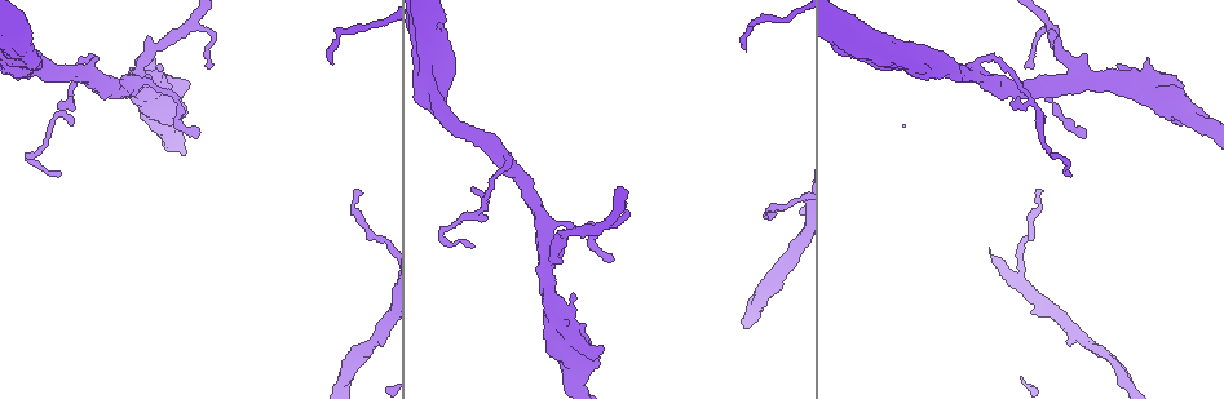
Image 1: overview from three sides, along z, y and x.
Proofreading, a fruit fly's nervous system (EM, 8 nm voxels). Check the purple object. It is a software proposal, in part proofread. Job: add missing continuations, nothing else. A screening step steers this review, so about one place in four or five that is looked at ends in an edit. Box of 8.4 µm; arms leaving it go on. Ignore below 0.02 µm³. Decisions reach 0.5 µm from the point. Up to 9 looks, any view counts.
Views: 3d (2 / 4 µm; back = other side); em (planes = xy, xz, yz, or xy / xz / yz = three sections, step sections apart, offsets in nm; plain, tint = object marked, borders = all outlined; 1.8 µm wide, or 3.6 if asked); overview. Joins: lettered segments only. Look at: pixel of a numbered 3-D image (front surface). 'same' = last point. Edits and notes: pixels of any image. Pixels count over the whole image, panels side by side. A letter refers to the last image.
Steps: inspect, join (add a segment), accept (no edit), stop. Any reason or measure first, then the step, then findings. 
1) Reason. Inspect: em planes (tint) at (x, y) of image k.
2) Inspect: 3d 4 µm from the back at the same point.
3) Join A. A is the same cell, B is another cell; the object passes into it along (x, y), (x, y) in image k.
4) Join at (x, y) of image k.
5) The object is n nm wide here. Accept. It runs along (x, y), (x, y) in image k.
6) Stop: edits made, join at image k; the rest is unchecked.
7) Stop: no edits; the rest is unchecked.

Inspect: 3d 2 µm from the back at (1069, 173) of image 1.

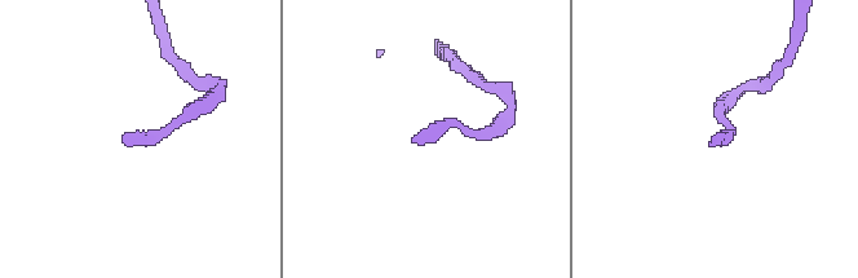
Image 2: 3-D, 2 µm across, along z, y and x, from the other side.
Now the EM. Inspect: em 3.6 µm xz step 16 (tint) at (711, 140) of image 2.

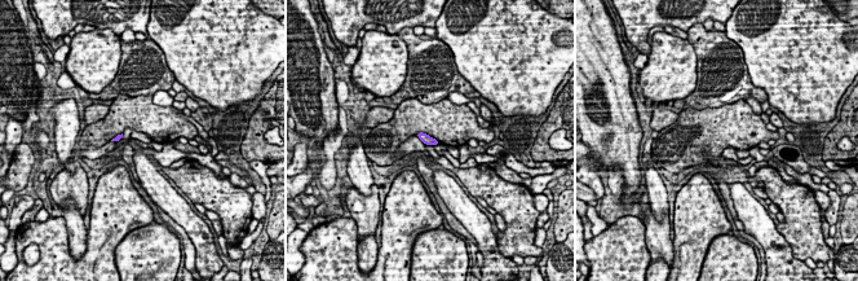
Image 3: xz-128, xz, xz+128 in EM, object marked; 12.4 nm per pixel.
Inspect: em 3.6 µm planes (borders) at the same point.

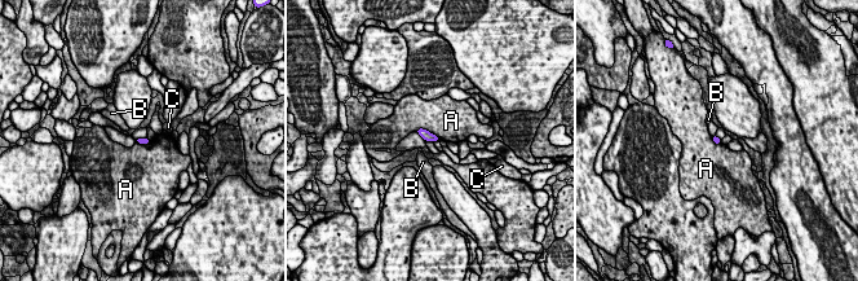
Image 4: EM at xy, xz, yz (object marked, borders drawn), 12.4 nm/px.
The object is 90 nm wide here. Accept. A, B and C are other cells; a border runs along (427, 140), (432, 143) in image 4; no lettered segment goes on from it.

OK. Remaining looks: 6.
Four-way junction. Inspect: 3d 2 µm at (1068, 83) of image 1.

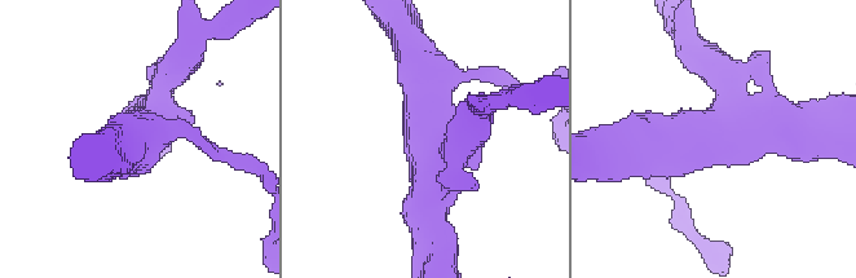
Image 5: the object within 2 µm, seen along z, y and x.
4 arms meet here; shape alone is not enough. Inspect: em planes (borders) at (428, 146) of image 5.

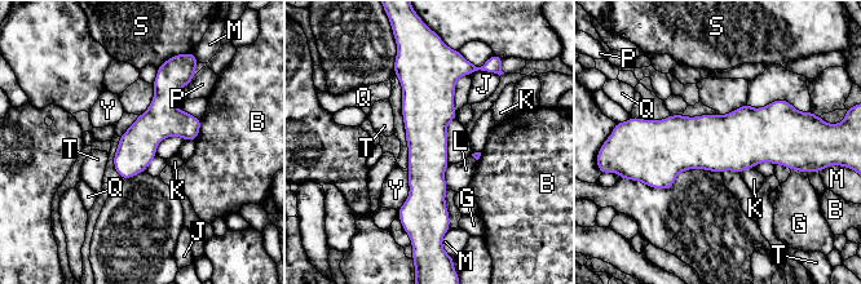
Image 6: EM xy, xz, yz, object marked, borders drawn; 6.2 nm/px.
Accept. B, G, J, K, L, M, P, Q, S, T and Y are other cells; it runs along (423, 67), (427, 207), (436, 222) in image 6; none of them fits.

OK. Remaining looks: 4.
Branch stops here. Inspect: 3d 4 µm at (357, 191) of image 1.

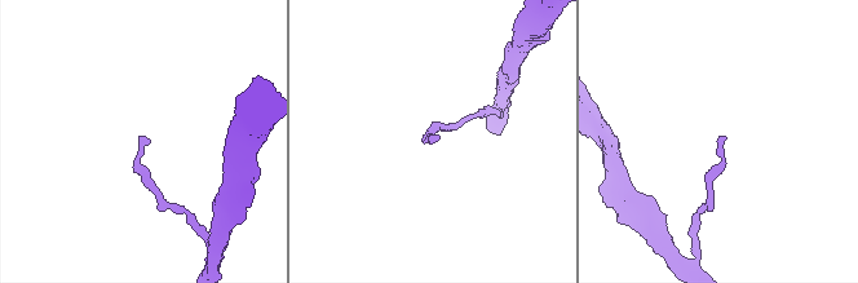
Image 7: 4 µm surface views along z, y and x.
Inspect: em planes (borders) at (725, 138) of image 7.

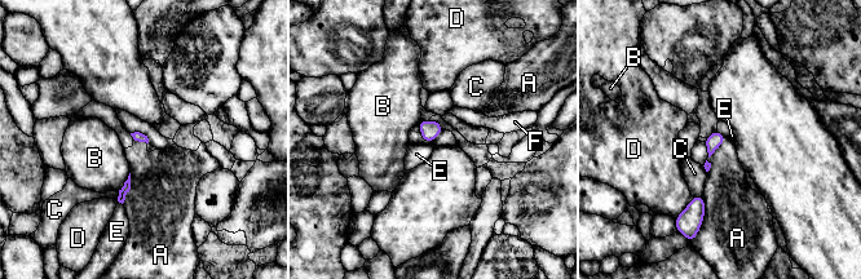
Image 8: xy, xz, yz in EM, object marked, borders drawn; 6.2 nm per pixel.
Accept. A, B, C, D, E and F are other cells; a border runs along (129, 172), (129, 191), (122, 203) in image 8; no lettered segment goes on from it.

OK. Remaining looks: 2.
Stop: no edits; the rest is unchecked.

